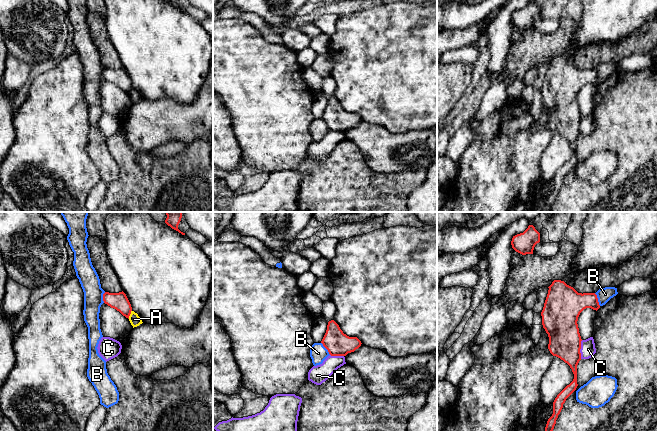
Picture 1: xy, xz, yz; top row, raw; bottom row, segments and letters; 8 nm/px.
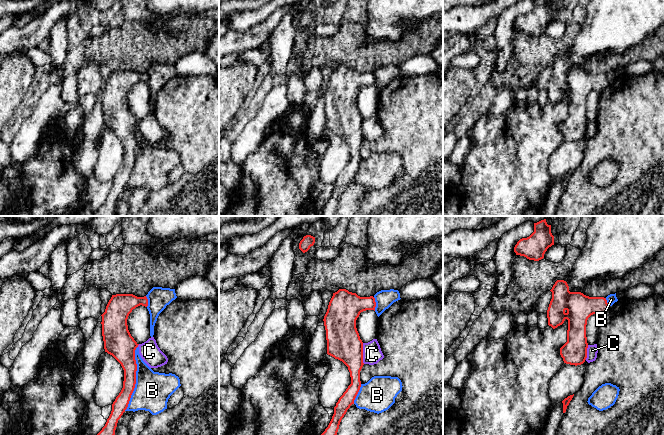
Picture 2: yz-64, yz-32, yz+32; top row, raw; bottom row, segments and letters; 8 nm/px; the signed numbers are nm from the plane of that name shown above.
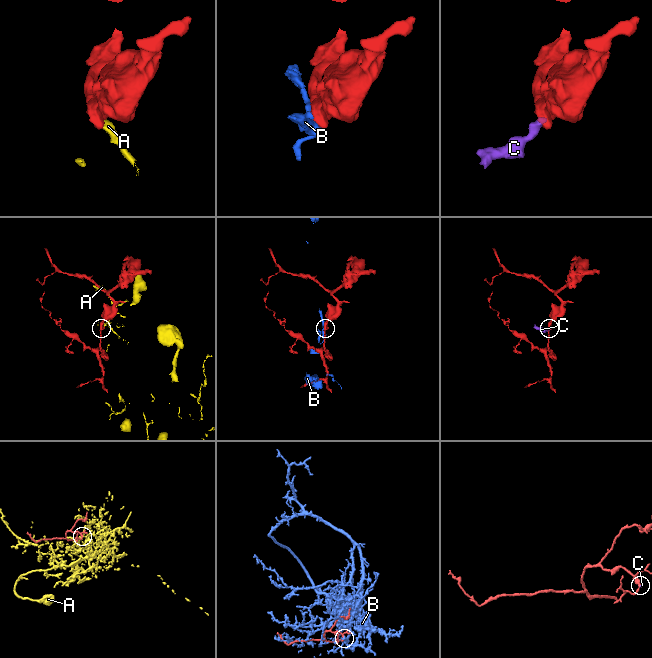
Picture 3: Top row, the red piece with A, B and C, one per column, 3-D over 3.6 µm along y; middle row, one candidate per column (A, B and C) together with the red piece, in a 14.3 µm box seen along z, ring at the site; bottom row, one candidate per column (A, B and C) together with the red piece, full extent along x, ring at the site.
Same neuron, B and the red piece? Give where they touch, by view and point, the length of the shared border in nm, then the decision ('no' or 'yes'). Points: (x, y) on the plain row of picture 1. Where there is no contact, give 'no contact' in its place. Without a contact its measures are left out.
yz (597, 75) | 120 nm | no

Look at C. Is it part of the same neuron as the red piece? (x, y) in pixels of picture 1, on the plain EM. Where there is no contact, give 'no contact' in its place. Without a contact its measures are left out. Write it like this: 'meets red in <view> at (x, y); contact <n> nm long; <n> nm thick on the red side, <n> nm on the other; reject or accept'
meets red in yz at (580, 124); contact 150 nm long; 260 nm thick on the red side, 120 nm on the other; reject

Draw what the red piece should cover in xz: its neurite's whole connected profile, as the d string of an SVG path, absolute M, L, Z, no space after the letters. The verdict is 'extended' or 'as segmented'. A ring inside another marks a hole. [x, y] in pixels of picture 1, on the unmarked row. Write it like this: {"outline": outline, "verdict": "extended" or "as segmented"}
{"outline": "M334 96L328 98L321 119L331 132L346 132L348 129L354 128L362 120L357 113L349 113L344 110Z", "verdict": "as segmented"}

